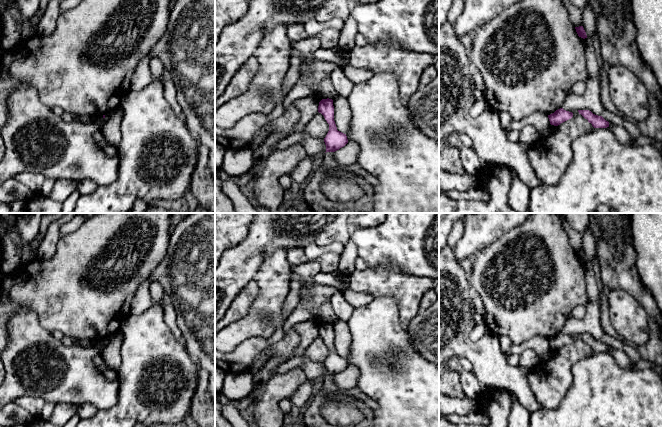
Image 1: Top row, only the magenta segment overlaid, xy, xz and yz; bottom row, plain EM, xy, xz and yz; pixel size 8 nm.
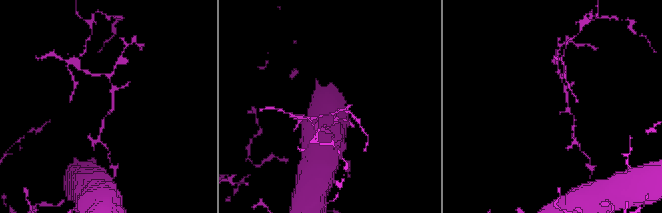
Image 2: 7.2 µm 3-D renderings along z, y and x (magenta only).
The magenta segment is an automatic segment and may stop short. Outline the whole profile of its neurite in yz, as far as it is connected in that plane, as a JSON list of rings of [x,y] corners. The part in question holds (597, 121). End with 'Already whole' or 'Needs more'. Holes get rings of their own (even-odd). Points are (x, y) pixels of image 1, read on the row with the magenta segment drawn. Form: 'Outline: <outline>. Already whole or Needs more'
Outline: [[[578,110],[578,112],[585,119],[587,119],[588,122],[591,123],[594,128],[607,128],[607,127],[609,127],[609,122],[606,121],[602,116],[595,115],[589,110]]]. Already whole

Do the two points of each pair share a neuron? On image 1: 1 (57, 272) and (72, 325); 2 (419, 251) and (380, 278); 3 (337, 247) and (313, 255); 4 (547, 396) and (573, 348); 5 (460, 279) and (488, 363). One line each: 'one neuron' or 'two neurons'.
1: one neuron
2: two neurons
3: one neuron
4: one neuron
5: one neuron

